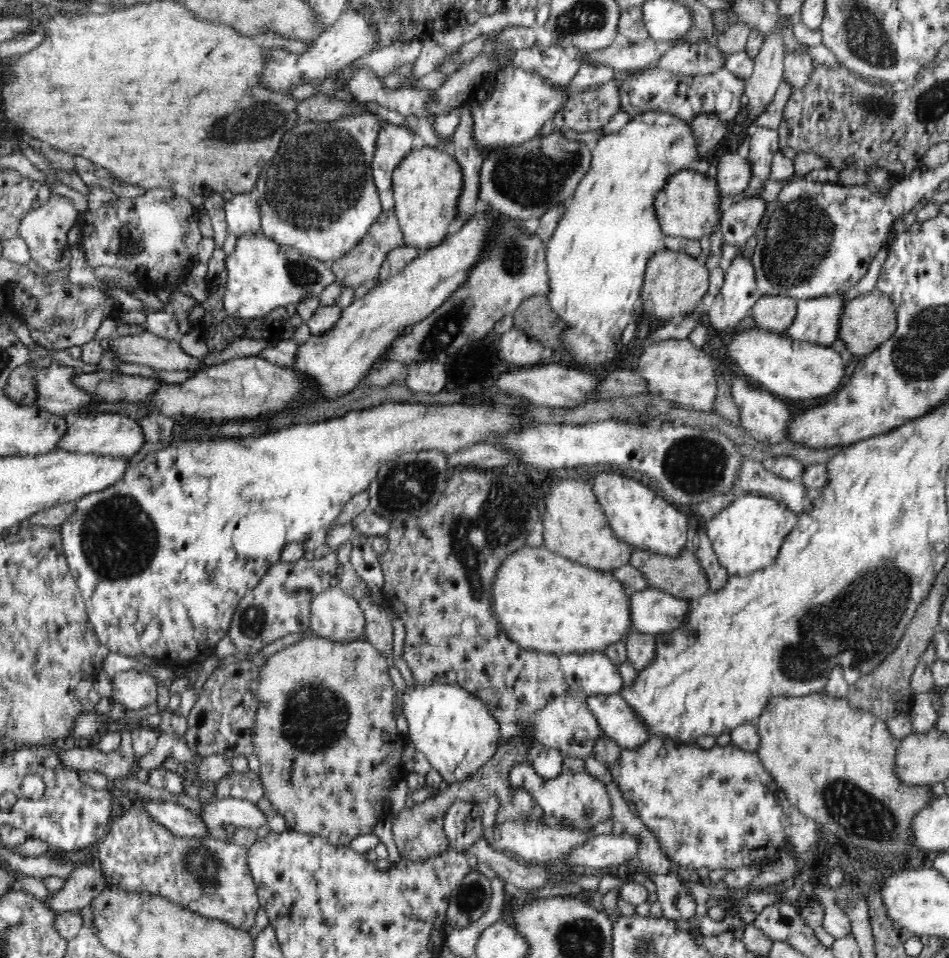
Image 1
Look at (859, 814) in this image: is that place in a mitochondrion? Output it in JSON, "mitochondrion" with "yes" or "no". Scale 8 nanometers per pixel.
{"mitochondrion":"yes"}

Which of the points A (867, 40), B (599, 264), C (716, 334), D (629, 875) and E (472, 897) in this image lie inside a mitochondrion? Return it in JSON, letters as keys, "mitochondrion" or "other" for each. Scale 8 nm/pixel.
{"A":"mitochondrion","B":"other","C":"other","D":"other","E":"mitochondrion"}

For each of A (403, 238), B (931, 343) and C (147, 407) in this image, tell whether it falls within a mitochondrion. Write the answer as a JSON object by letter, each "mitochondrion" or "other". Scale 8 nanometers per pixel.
{"A":"other","B":"mitochondrion","C":"other"}

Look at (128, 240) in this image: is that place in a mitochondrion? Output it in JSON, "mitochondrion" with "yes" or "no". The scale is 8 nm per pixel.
{"mitochondrion":"yes"}

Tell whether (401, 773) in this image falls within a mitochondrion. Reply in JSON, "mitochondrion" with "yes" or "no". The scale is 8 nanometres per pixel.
{"mitochondrion":"no"}

